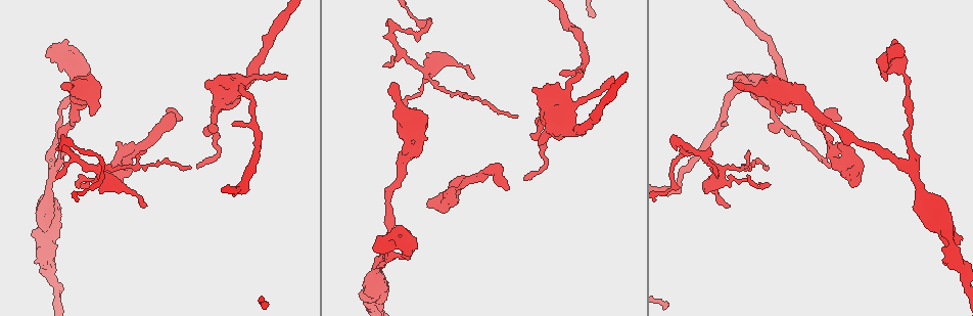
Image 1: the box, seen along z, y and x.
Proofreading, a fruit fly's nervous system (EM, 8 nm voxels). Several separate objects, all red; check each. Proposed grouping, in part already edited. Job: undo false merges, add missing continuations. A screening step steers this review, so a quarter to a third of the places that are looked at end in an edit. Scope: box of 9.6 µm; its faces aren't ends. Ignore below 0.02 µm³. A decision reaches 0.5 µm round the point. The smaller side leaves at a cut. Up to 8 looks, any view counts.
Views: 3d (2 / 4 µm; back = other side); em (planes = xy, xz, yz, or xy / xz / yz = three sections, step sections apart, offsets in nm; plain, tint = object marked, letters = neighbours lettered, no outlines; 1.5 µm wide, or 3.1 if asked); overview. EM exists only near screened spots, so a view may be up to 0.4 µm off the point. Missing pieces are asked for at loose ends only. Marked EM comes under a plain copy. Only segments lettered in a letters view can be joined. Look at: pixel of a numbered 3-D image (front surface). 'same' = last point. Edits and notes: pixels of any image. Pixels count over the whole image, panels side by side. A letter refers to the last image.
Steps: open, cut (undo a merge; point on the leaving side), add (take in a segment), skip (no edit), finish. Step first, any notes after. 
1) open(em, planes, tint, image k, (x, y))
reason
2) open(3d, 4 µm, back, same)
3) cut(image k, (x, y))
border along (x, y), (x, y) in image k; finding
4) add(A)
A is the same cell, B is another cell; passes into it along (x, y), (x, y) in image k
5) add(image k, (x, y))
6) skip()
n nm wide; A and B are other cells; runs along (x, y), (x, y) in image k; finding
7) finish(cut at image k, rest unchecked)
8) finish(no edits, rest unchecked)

open(3d, 2 µm, image 1, (913, 167))
side arm on a straight run

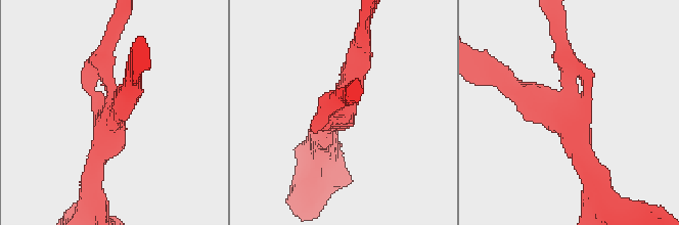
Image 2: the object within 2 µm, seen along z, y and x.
open(em, planes, letters, image 2, (344, 109))
3 arms; need the tissue

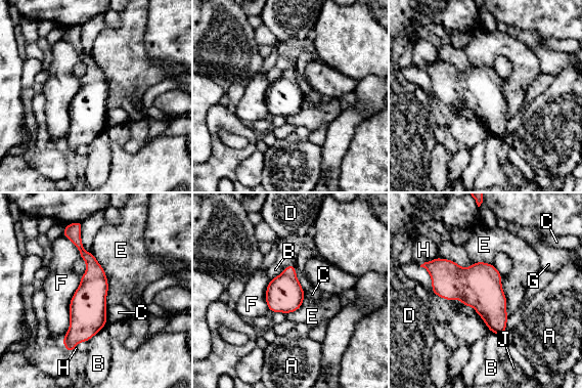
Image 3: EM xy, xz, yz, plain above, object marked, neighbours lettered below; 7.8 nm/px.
skip()
A, B, C, D, E, F, G, H and J are other cells; border along (92, 253), (106, 277), (107, 306) in image 3; all the same neuron

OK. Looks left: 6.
open(em, planes, tint, image 1, (444, 205))
calibre changes

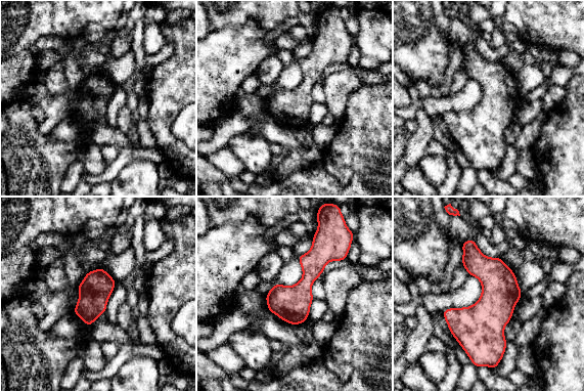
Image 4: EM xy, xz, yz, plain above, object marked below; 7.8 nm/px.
open(em, planes, letters, same)
what lies round it

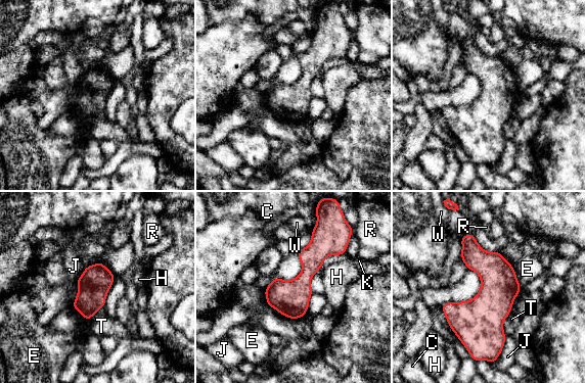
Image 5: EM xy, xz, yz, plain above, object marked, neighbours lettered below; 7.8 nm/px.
skip()
C, E, H, J, K, R, T and W are other cells; border along (510, 314), (503, 322), (505, 335) in image 5; all the same neuron

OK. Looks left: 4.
open(3d, 4 µm, image 1, (381, 237))
closes a loop

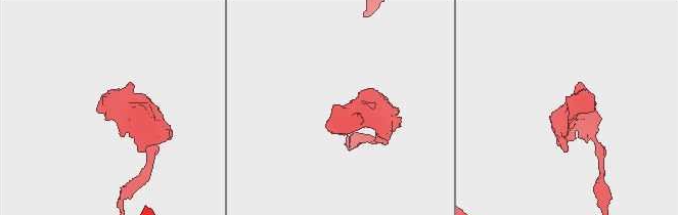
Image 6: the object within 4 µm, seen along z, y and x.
open(em, yz, step 4, tint, image 6, (342, 106))
shape alone is not enough

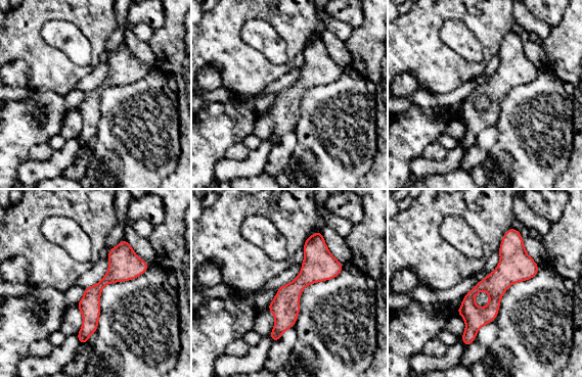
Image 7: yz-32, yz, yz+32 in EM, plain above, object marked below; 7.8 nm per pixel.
open(em, xy, step 8, letters, same)

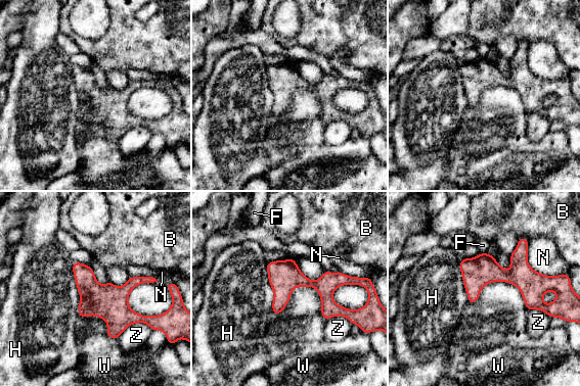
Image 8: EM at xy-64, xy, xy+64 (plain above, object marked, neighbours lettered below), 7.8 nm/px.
skip()
110 nm wide; B, F, H, N, W and Z are other cells; runs along (462, 261), (514, 276), (542, 306) in image 8; one neuron here

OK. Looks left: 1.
finish(no edits, rest unchecked)

